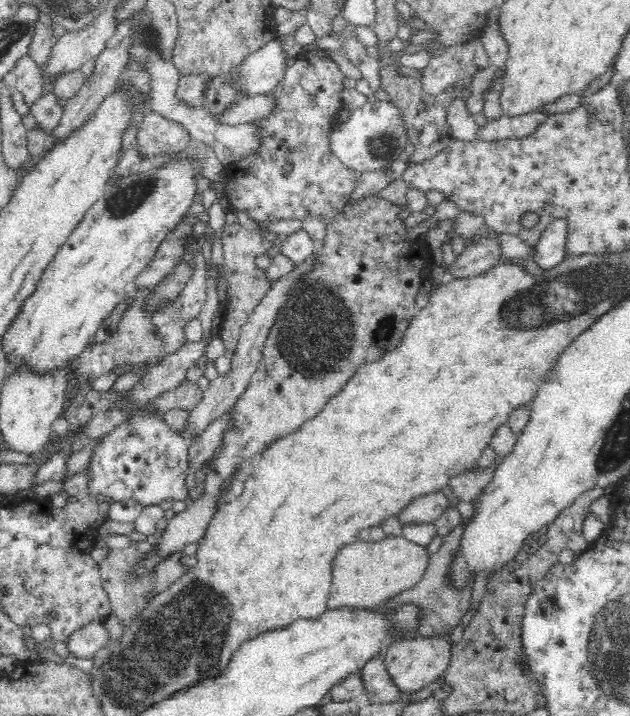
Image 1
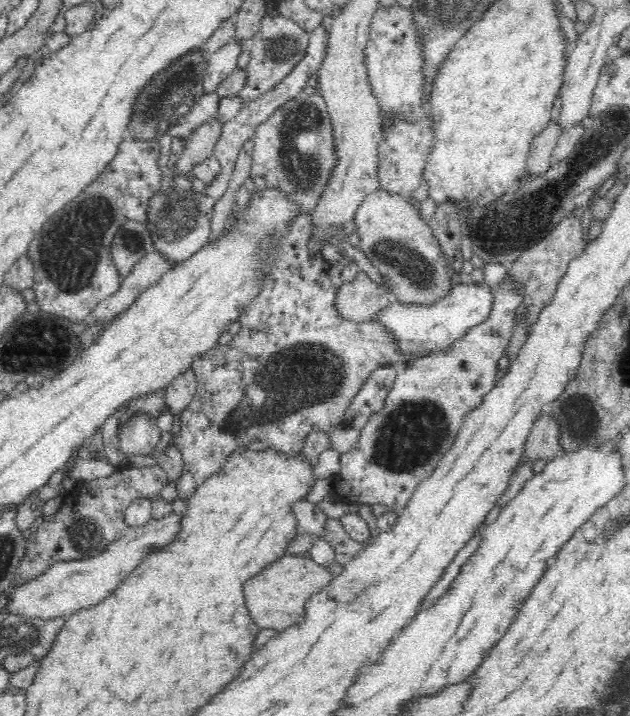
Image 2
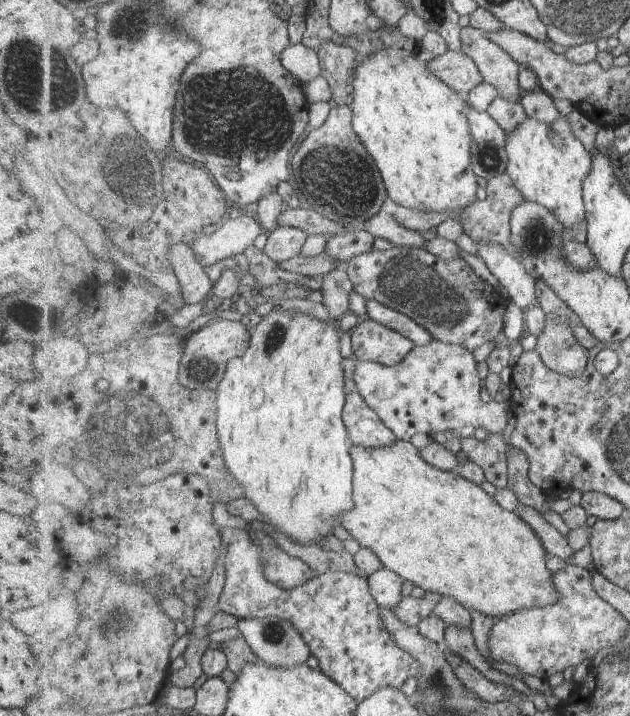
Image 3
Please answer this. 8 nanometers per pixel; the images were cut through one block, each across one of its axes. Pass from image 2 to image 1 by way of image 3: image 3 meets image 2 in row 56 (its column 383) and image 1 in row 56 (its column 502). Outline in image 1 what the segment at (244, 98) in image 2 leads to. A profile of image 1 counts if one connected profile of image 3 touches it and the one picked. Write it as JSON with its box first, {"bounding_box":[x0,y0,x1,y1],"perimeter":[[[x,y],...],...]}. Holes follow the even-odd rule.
{"bounding_box":[224,50,357,224],"perimeter":[[[307,50],[305,54],[300,51],[295,55],[296,62],[286,65],[284,76],[268,95],[272,96],[276,105],[272,112],[248,122],[255,128],[256,148],[224,167],[226,179],[224,191],[231,209],[247,212],[250,218],[258,223],[272,224],[292,218],[302,220],[308,216],[322,216],[329,221],[338,216],[346,206],[347,196],[357,185],[357,173],[342,165],[329,151],[328,146],[328,135],[334,125],[333,117],[344,106],[342,91],[346,88],[348,79],[344,72],[337,68],[338,62],[334,62],[329,54],[316,55]]]}

